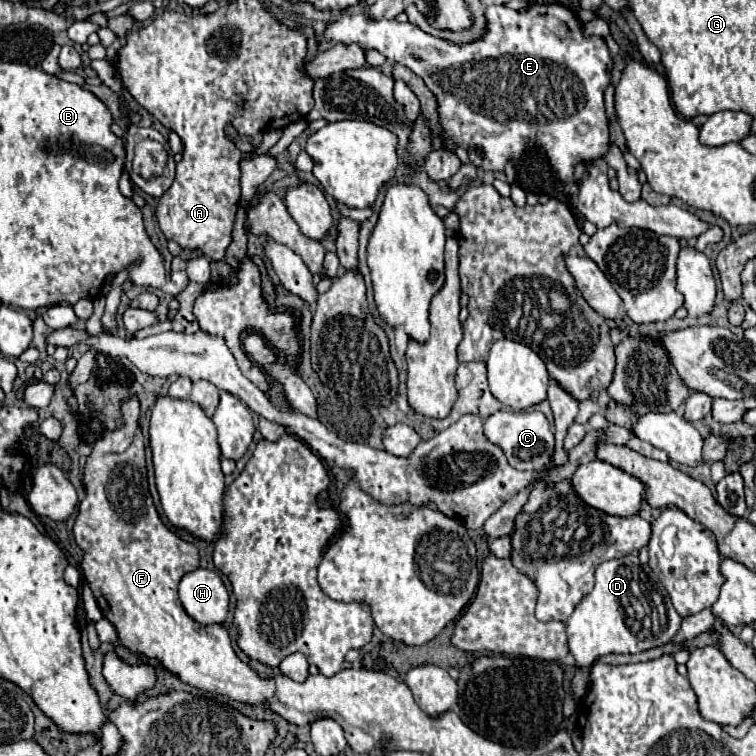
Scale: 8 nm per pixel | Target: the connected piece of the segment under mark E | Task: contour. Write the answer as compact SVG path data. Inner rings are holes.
M544 3L532 5L526 11L514 11L506 5L490 5L486 9L486 31L480 39L470 43L450 43L440 37L424 33L416 23L400 23L396 19L372 21L368 15L354 15L344 11L326 27L326 39L330 43L348 43L356 41L364 49L376 49L388 57L390 63L406 65L414 71L426 87L434 93L438 101L440 129L444 137L444 147L454 151L458 145L464 149L478 147L482 151L482 169L484 171L504 171L506 163L516 165L520 157L534 145L538 145L558 179L566 185L572 181L574 167L578 163L588 163L600 159L608 153L610 133L608 117L604 105L604 89L610 83L608 63L612 61L606 41L598 35L586 37L582 33L582 23L578 15L562 3ZM524 99L534 99L538 113L530 111Z

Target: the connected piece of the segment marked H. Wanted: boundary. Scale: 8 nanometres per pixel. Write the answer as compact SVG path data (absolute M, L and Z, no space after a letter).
M196 569L188 573L178 591L182 607L200 625L224 623L228 617L228 591L218 573L208 569Z

